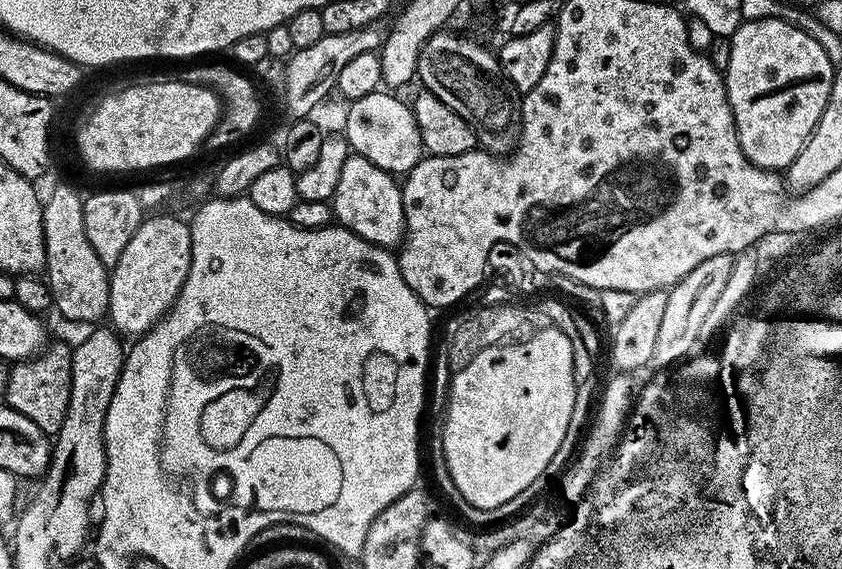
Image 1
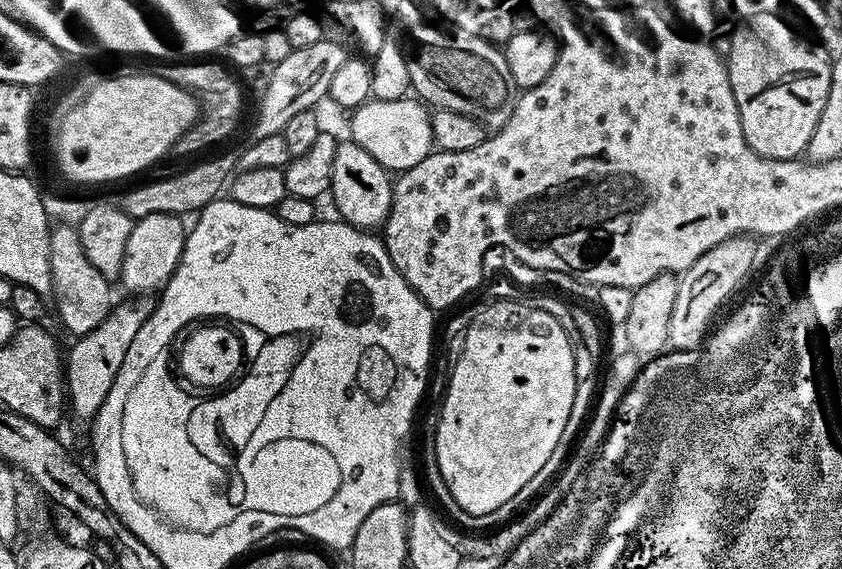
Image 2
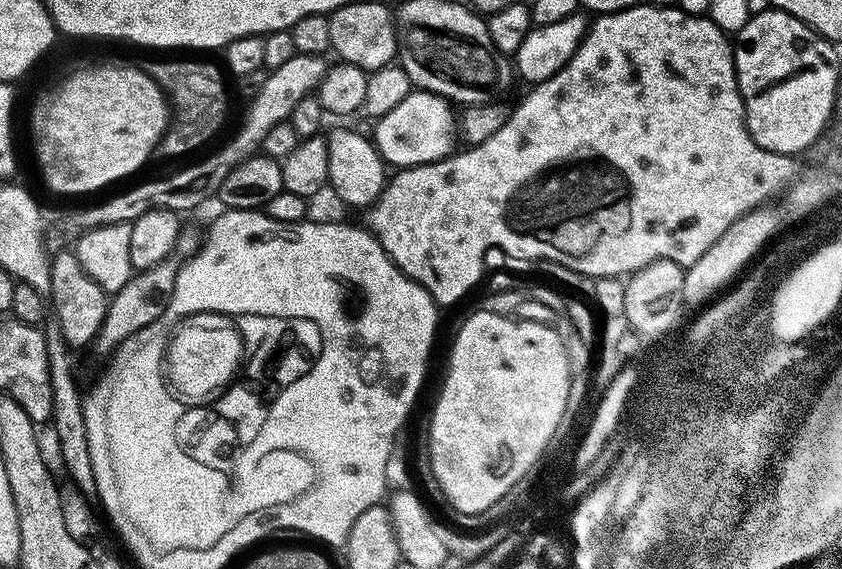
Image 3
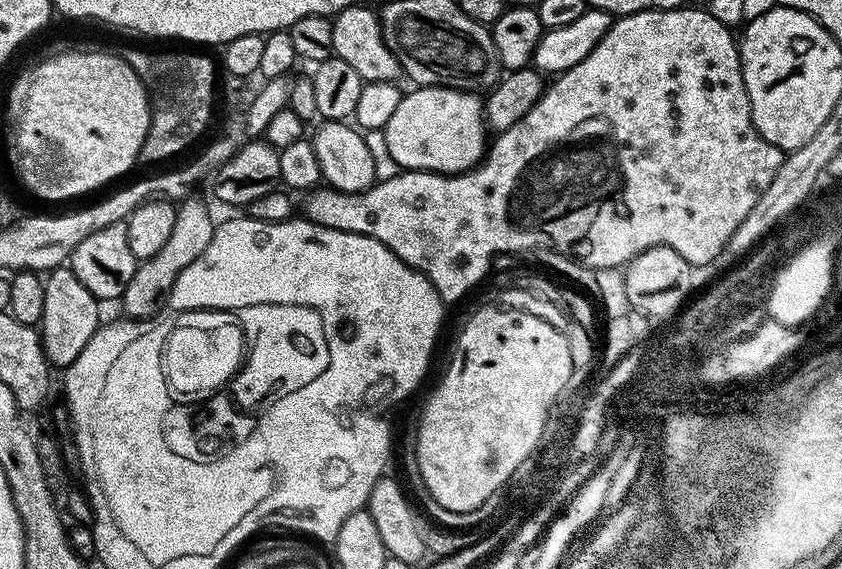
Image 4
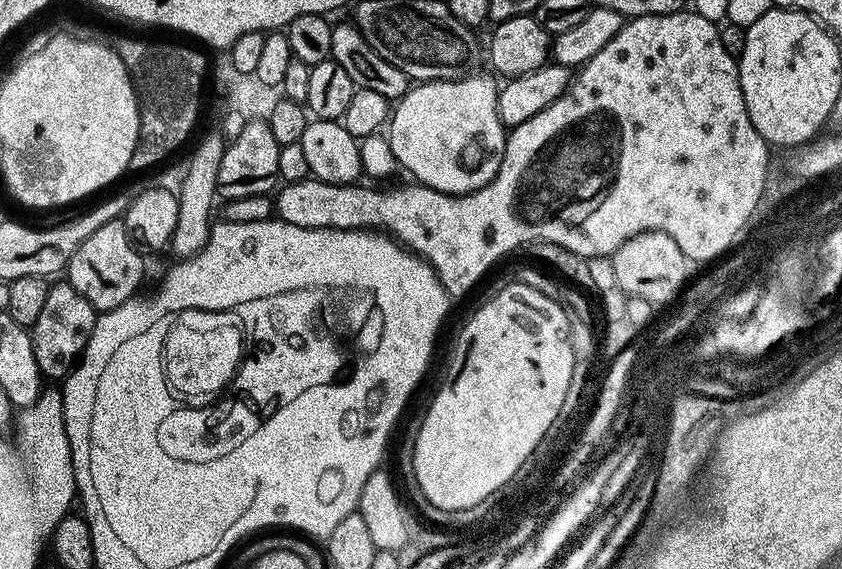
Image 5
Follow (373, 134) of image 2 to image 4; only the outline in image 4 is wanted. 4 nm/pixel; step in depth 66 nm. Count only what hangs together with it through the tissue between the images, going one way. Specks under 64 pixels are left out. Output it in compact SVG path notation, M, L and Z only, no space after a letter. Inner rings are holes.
M420 86L409 94L401 95L398 110L390 117L388 125L382 129L384 144L392 155L392 160L404 170L418 172L443 172L459 174L475 168L486 155L486 140L484 144L484 105L481 97L474 92L462 92L458 88L437 88L435 86Z

